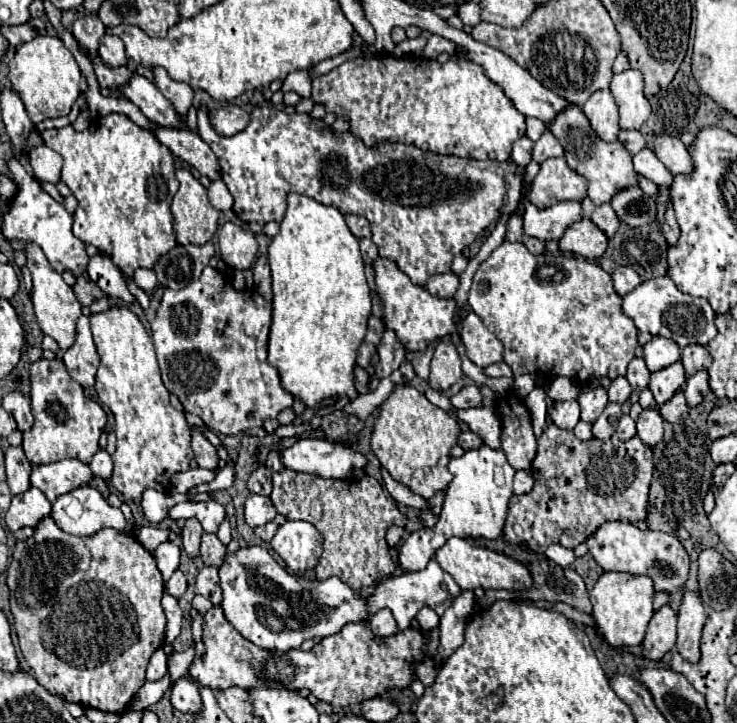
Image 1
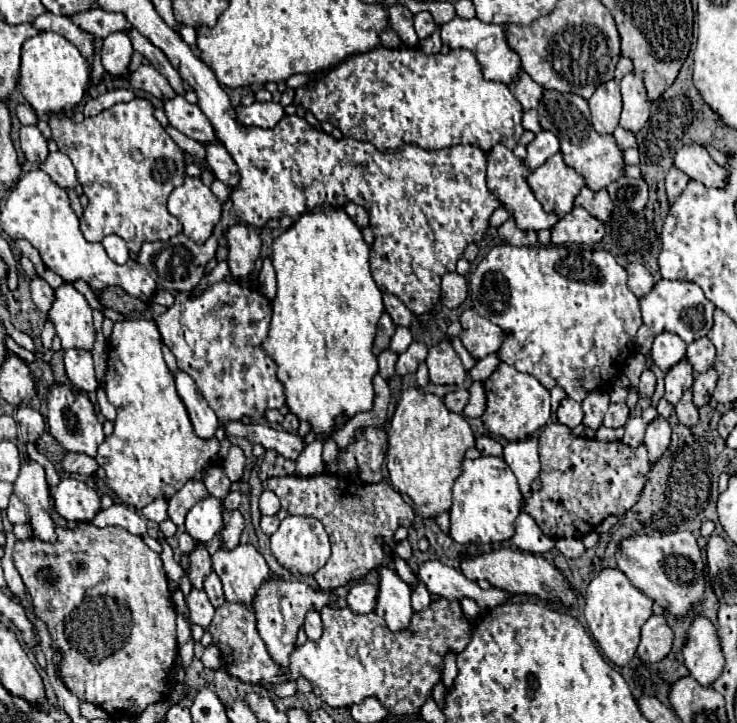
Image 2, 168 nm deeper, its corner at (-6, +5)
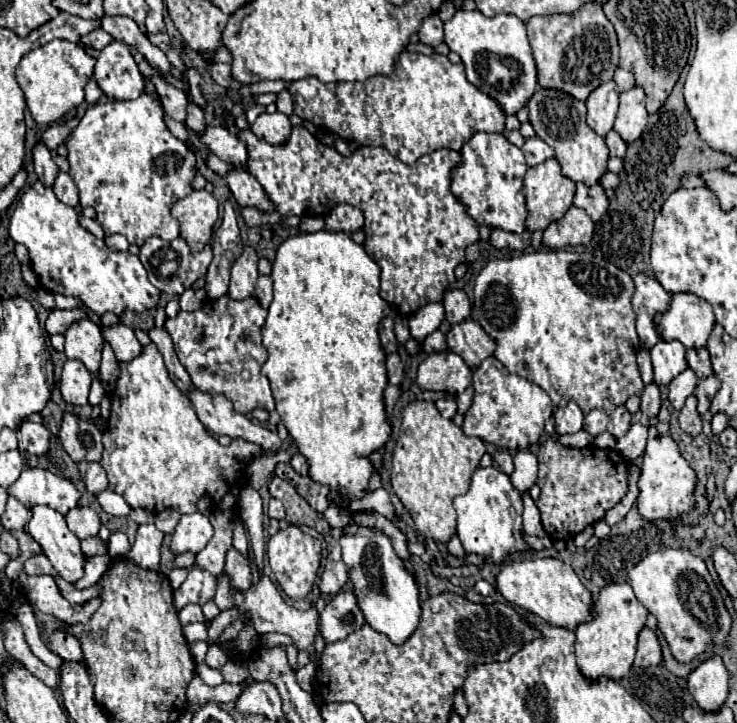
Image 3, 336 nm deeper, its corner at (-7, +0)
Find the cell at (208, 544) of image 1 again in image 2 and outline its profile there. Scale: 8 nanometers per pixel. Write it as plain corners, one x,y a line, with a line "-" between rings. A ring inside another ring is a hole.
239,544
231,552
219,548
211,558
213,572
221,578
225,600
251,608
257,590
271,576
265,558
251,544

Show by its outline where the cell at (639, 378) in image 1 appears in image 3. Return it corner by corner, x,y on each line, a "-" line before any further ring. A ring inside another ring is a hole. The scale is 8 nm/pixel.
652,383
652,385
646,385
644,391
642,391
642,405
640,405
640,411
648,417
656,417
658,411
660,411
660,391
658,391
658,385

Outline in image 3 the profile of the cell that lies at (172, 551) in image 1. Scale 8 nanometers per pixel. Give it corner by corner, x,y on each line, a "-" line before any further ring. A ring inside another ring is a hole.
140,525
136,531
136,541
128,553
139,567
158,571
160,567
160,548
164,534
154,525

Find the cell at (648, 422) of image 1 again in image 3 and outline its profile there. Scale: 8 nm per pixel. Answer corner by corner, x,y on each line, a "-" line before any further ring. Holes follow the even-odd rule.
658,435
648,439
646,451
644,451
644,463
642,473
638,479
640,495
638,495
638,511
644,519
656,521
656,519
670,519
674,515
682,515
692,509
696,473
688,467
688,463
682,459
676,441
670,435

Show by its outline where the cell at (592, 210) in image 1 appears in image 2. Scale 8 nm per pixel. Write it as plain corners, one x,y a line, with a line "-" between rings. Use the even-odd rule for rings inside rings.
587,186
581,188
579,196
575,198
575,206
583,206
591,216
595,216
597,220
607,220
611,216
611,210
613,210
613,204
611,204
611,198
607,196
605,190
599,190
599,192
593,192
589,190

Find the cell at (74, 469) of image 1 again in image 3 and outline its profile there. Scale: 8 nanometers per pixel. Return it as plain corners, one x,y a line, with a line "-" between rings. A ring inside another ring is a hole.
82,461
78,463
78,469
80,469
80,475
86,483
86,489
94,495
98,495
100,491
104,491
108,487
108,479
106,479
106,473
102,469
100,463
92,463
92,461

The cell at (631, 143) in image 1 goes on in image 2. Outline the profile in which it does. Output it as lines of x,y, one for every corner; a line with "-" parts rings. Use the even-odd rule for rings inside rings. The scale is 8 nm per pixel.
617,126
617,128
615,128
613,136
615,136
615,142
617,142
617,146
619,146
621,150
635,148
635,144
637,144
637,140
635,140
635,134
627,132
627,130
625,130
625,128
621,128
621,126

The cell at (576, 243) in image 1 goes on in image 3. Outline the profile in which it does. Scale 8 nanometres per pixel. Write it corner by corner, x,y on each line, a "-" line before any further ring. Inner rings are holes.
570,207
560,221
554,221
548,225
548,229
544,229
542,245
548,249
560,249
566,245
586,245
592,241
592,235
594,223
588,213
584,213
584,209

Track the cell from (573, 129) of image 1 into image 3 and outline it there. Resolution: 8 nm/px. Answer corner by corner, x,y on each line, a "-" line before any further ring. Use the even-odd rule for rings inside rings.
538,89
532,99
528,101
530,109
530,123
536,131
536,135
556,151
556,161
562,167
562,173
572,179
580,181
584,185
598,185
602,175
608,171
608,145
604,137
596,135
588,123
586,123
586,105
574,97
570,97
564,91
554,89

